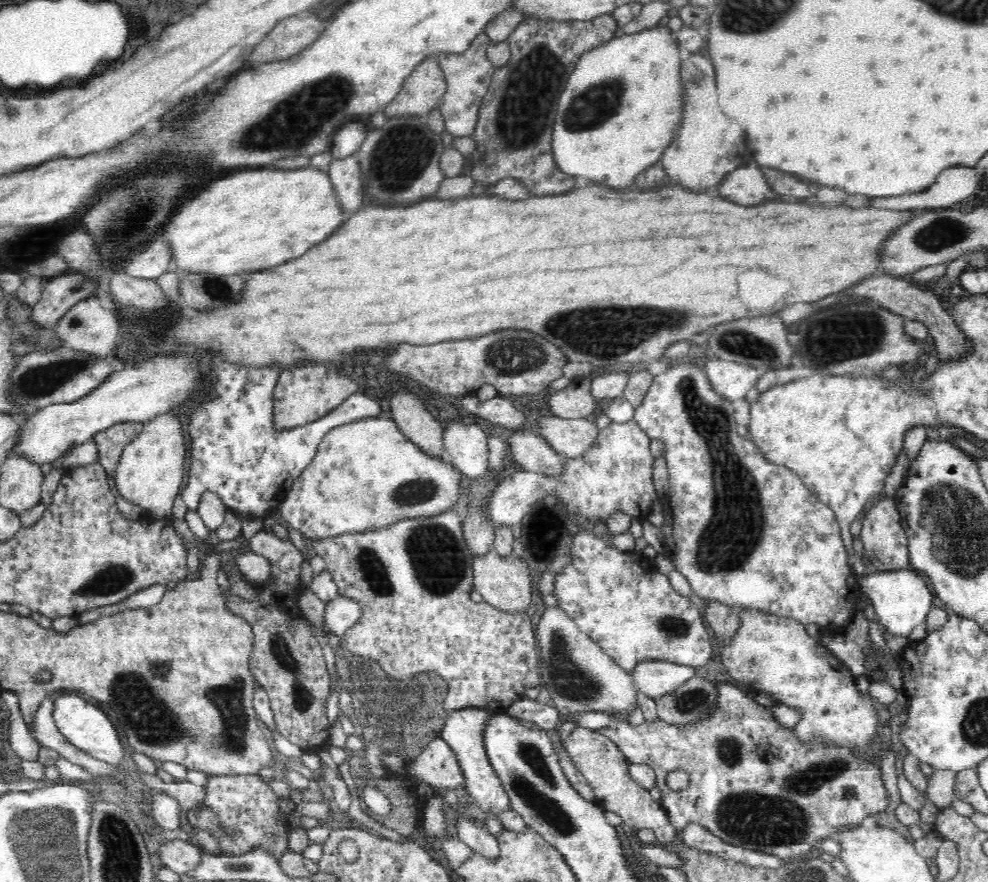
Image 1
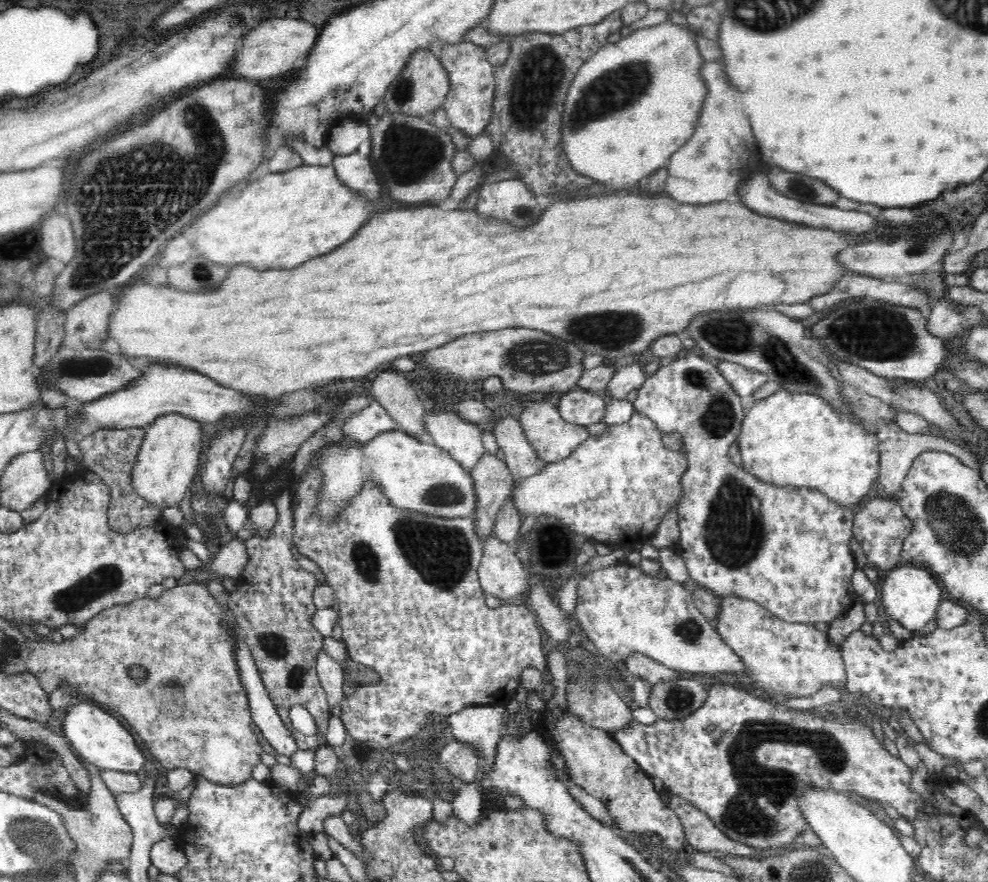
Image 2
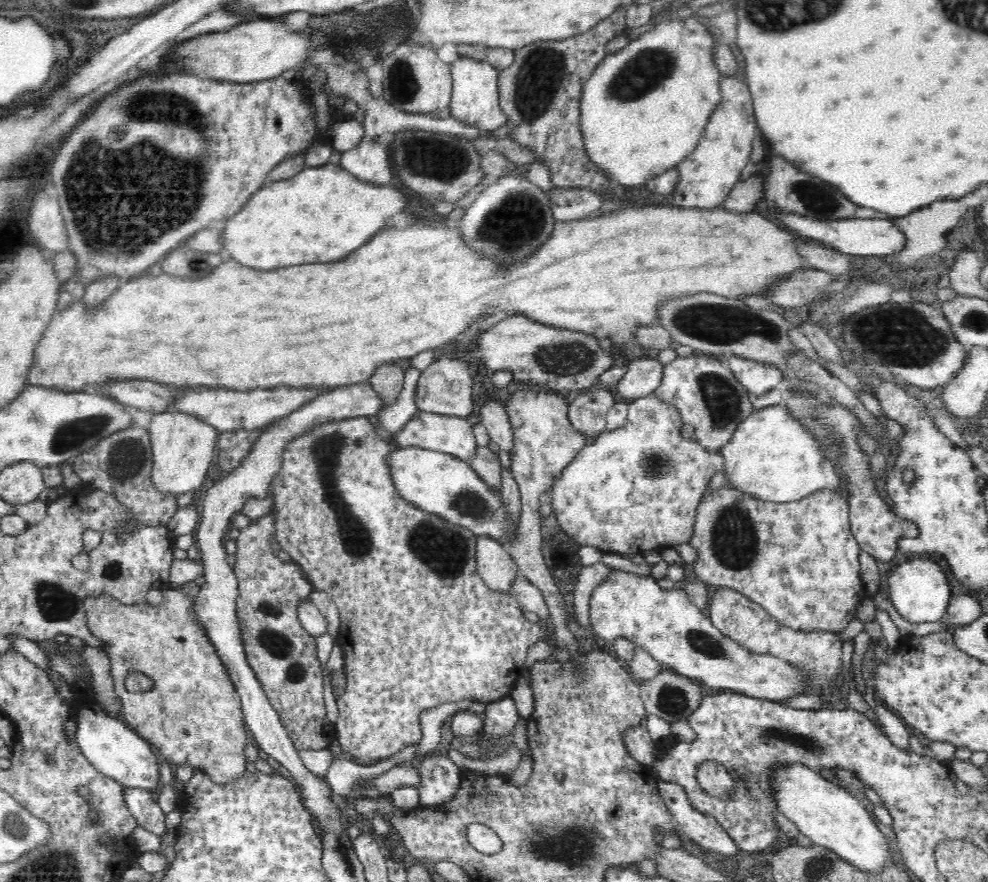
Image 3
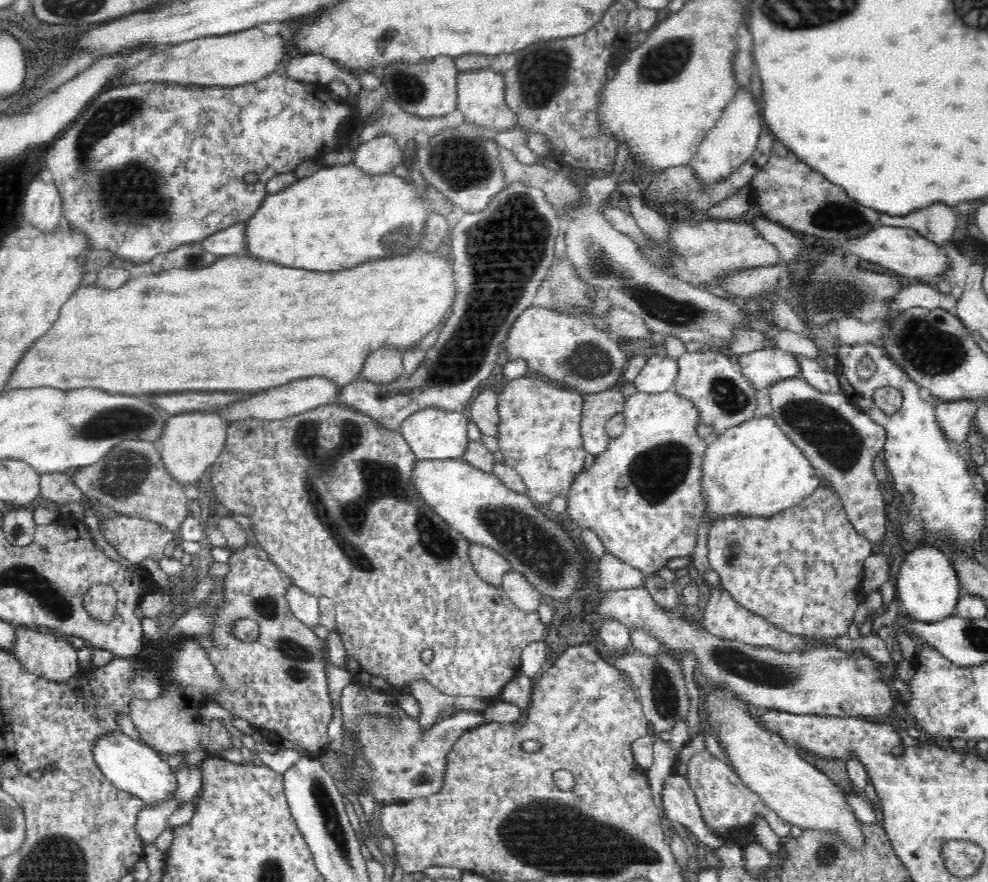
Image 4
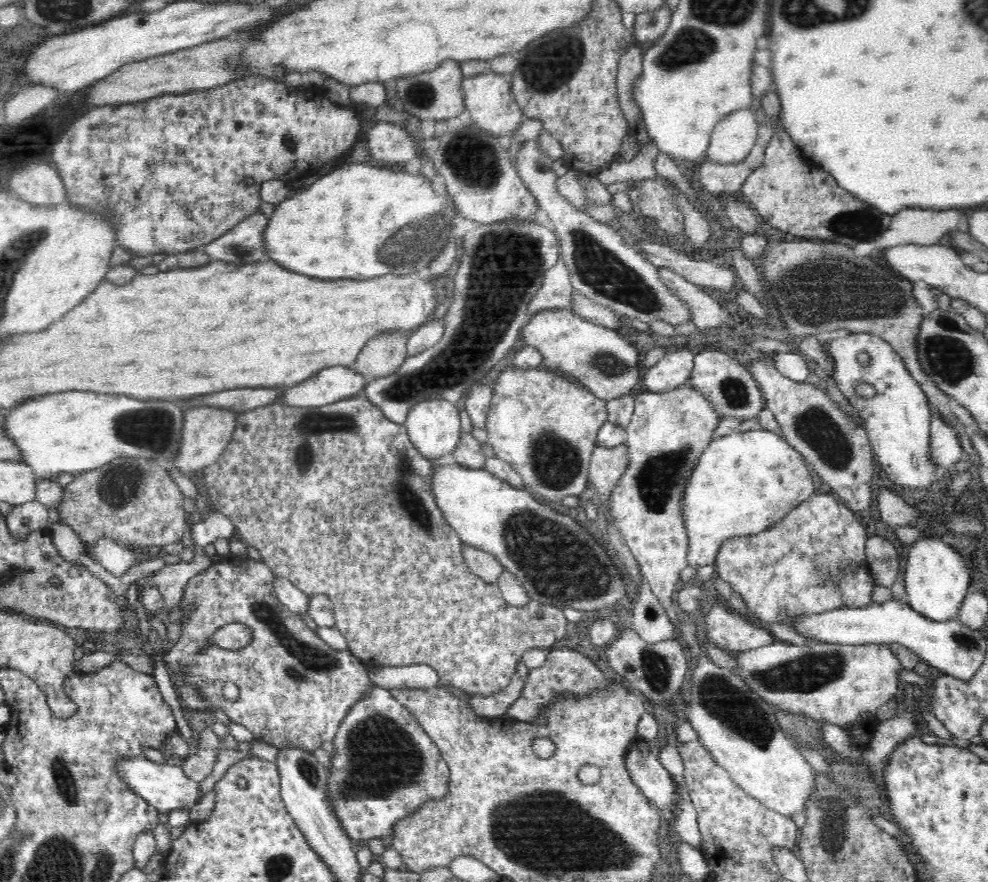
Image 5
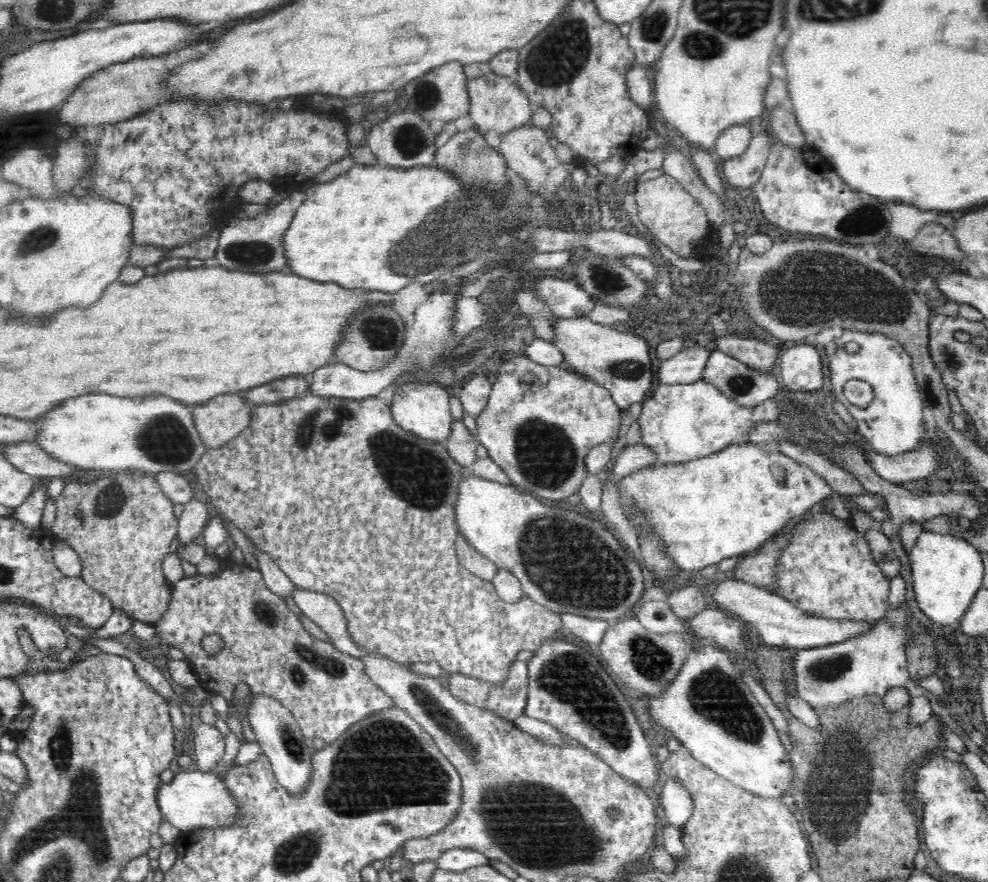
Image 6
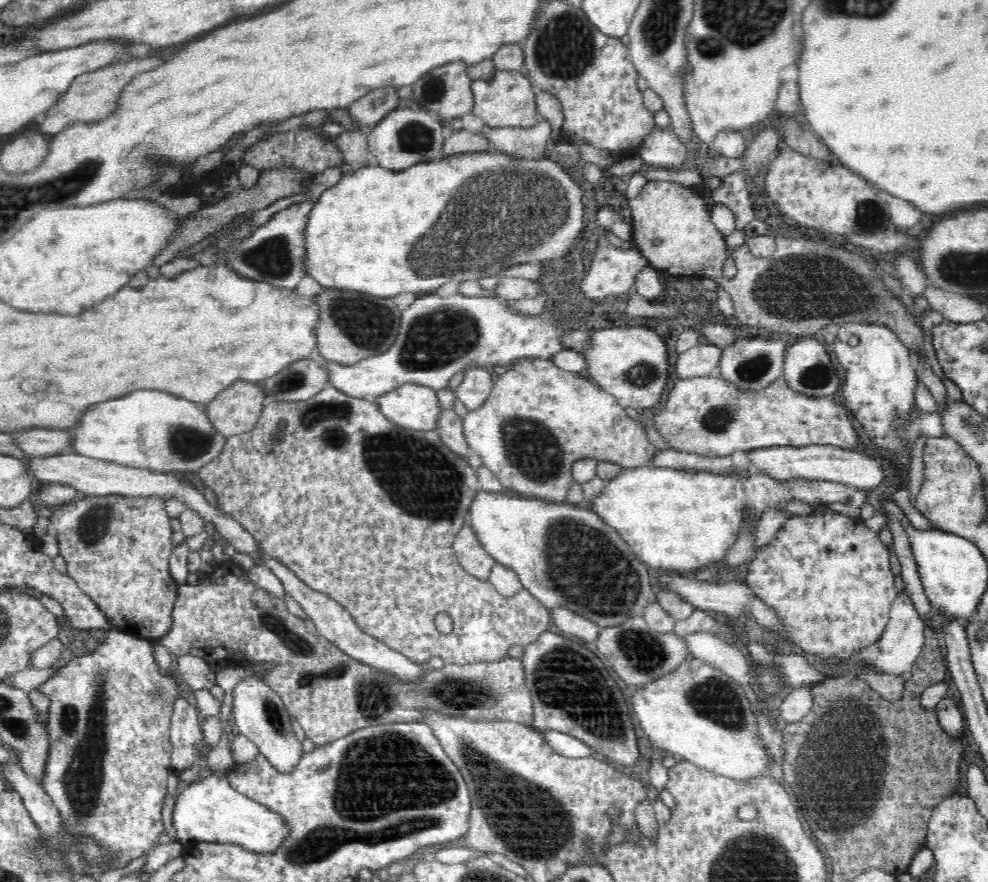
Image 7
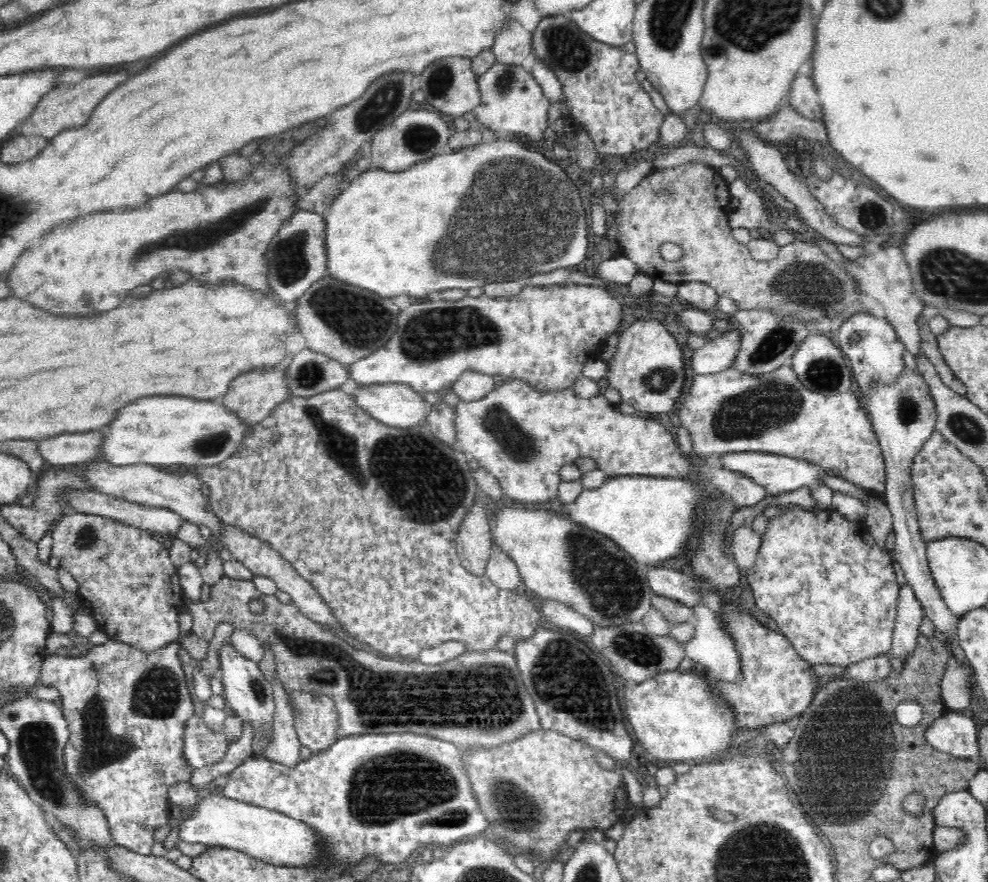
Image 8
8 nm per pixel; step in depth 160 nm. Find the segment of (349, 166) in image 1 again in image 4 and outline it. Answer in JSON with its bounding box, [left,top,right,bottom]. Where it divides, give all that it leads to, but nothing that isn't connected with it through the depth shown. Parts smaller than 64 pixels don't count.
[353,135,404,175]

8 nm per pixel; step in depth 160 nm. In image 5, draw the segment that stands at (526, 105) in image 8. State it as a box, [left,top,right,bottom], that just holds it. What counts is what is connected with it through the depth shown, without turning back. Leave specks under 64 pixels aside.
[461,72,524,137]

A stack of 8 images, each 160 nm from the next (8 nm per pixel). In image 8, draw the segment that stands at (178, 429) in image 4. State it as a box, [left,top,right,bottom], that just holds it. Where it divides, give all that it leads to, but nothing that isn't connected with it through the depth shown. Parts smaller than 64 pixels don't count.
[219,367,292,427]

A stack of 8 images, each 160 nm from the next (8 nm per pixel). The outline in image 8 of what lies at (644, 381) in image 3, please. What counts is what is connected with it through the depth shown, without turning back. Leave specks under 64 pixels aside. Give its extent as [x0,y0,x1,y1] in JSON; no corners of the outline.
[690,330,742,375]

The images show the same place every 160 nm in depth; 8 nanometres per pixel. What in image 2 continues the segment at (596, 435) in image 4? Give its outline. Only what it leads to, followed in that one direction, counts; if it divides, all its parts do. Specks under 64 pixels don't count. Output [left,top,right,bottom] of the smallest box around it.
[557,388,608,426]

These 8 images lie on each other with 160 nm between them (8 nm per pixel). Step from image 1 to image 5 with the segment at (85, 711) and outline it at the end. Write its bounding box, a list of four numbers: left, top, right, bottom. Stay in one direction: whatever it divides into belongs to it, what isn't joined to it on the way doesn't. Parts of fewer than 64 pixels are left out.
[119,757,203,814]

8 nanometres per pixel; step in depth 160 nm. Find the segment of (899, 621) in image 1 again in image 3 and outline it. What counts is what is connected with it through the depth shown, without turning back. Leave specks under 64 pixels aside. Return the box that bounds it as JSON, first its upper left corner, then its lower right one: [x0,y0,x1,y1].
[888,556,952,624]

